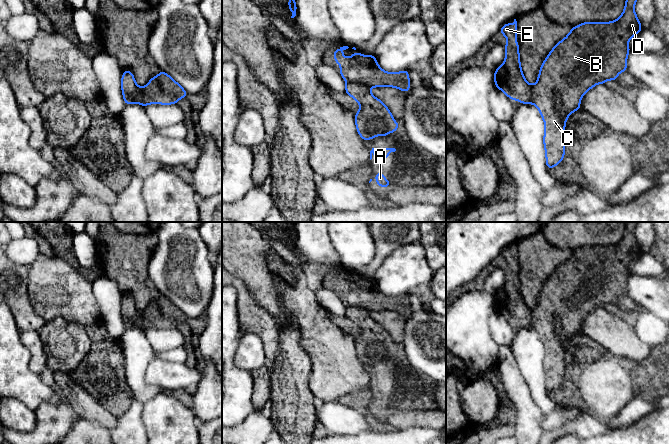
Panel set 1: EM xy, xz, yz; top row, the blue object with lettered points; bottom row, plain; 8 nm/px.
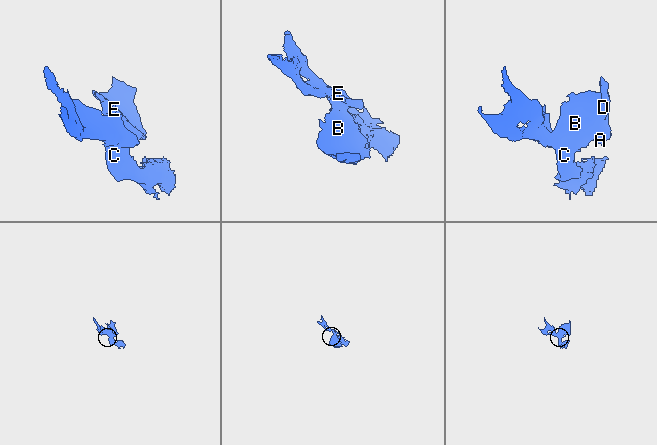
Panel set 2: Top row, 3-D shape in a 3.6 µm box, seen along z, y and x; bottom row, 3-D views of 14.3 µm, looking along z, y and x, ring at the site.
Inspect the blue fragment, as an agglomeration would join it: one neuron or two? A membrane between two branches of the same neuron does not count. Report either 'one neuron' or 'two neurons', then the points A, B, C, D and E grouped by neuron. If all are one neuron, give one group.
two neurons | A B C D / E

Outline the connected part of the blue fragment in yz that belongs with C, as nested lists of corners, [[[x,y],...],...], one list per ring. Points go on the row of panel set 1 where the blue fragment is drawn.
[[[626,0],[623,13],[614,21],[584,22],[571,28],[569,34],[552,48],[543,61],[537,82],[531,89],[532,104],[538,108],[545,125],[543,144],[548,170],[561,163],[565,156],[565,124],[571,113],[581,110],[583,95],[596,84],[604,84],[608,80],[617,81],[618,74],[627,71],[627,56],[630,53],[628,41],[643,29],[634,10],[636,2],[637,0]]]

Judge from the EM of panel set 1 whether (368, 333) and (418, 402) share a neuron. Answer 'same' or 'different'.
same

